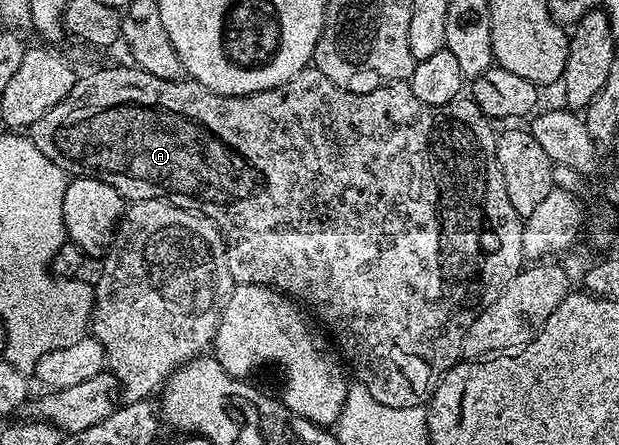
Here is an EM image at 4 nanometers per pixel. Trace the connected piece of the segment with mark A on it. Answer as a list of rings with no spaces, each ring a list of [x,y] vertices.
[[[135,64],[127,65],[108,66],[105,70],[96,70],[93,74],[86,75],[85,78],[84,75],[77,77],[74,88],[70,88],[66,100],[54,104],[54,108],[50,108],[50,112],[46,112],[46,116],[42,116],[42,120],[34,120],[34,124],[30,128],[30,137],[42,152],[42,156],[46,156],[51,162],[58,164],[58,168],[62,168],[65,175],[97,178],[110,184],[129,203],[166,198],[206,215],[220,230],[220,234],[228,246],[228,263],[233,283],[241,286],[270,286],[273,290],[279,290],[281,294],[287,294],[297,303],[309,302],[313,310],[311,313],[313,315],[316,313],[328,325],[329,332],[336,337],[336,342],[340,345],[341,350],[339,353],[341,355],[344,353],[352,361],[352,370],[356,373],[355,381],[359,385],[365,386],[370,392],[370,396],[374,396],[374,400],[378,400],[378,404],[386,404],[386,408],[414,408],[427,404],[436,390],[437,379],[443,375],[444,371],[451,370],[457,362],[461,361],[462,340],[466,340],[466,332],[470,332],[470,324],[474,324],[474,320],[478,320],[478,316],[483,310],[490,308],[490,304],[494,304],[494,300],[498,300],[498,296],[502,296],[502,288],[506,288],[506,284],[510,284],[510,280],[514,280],[514,276],[518,276],[518,272],[523,270],[526,265],[526,259],[522,252],[524,219],[518,212],[514,212],[514,204],[510,204],[510,196],[506,196],[506,180],[502,180],[502,168],[498,168],[498,160],[496,159],[498,134],[497,131],[492,131],[493,123],[478,108],[478,104],[473,102],[471,97],[461,96],[445,106],[427,106],[422,104],[422,100],[418,100],[418,96],[414,96],[414,92],[408,87],[407,82],[390,82],[386,86],[374,88],[374,92],[362,92],[361,94],[350,92],[346,88],[338,88],[338,84],[334,84],[334,80],[322,76],[322,72],[312,64],[305,66],[294,76],[290,76],[290,80],[286,80],[274,88],[266,88],[262,92],[254,92],[253,94],[216,94],[213,90],[207,90],[199,82],[159,79],[158,76],[141,70]]]

